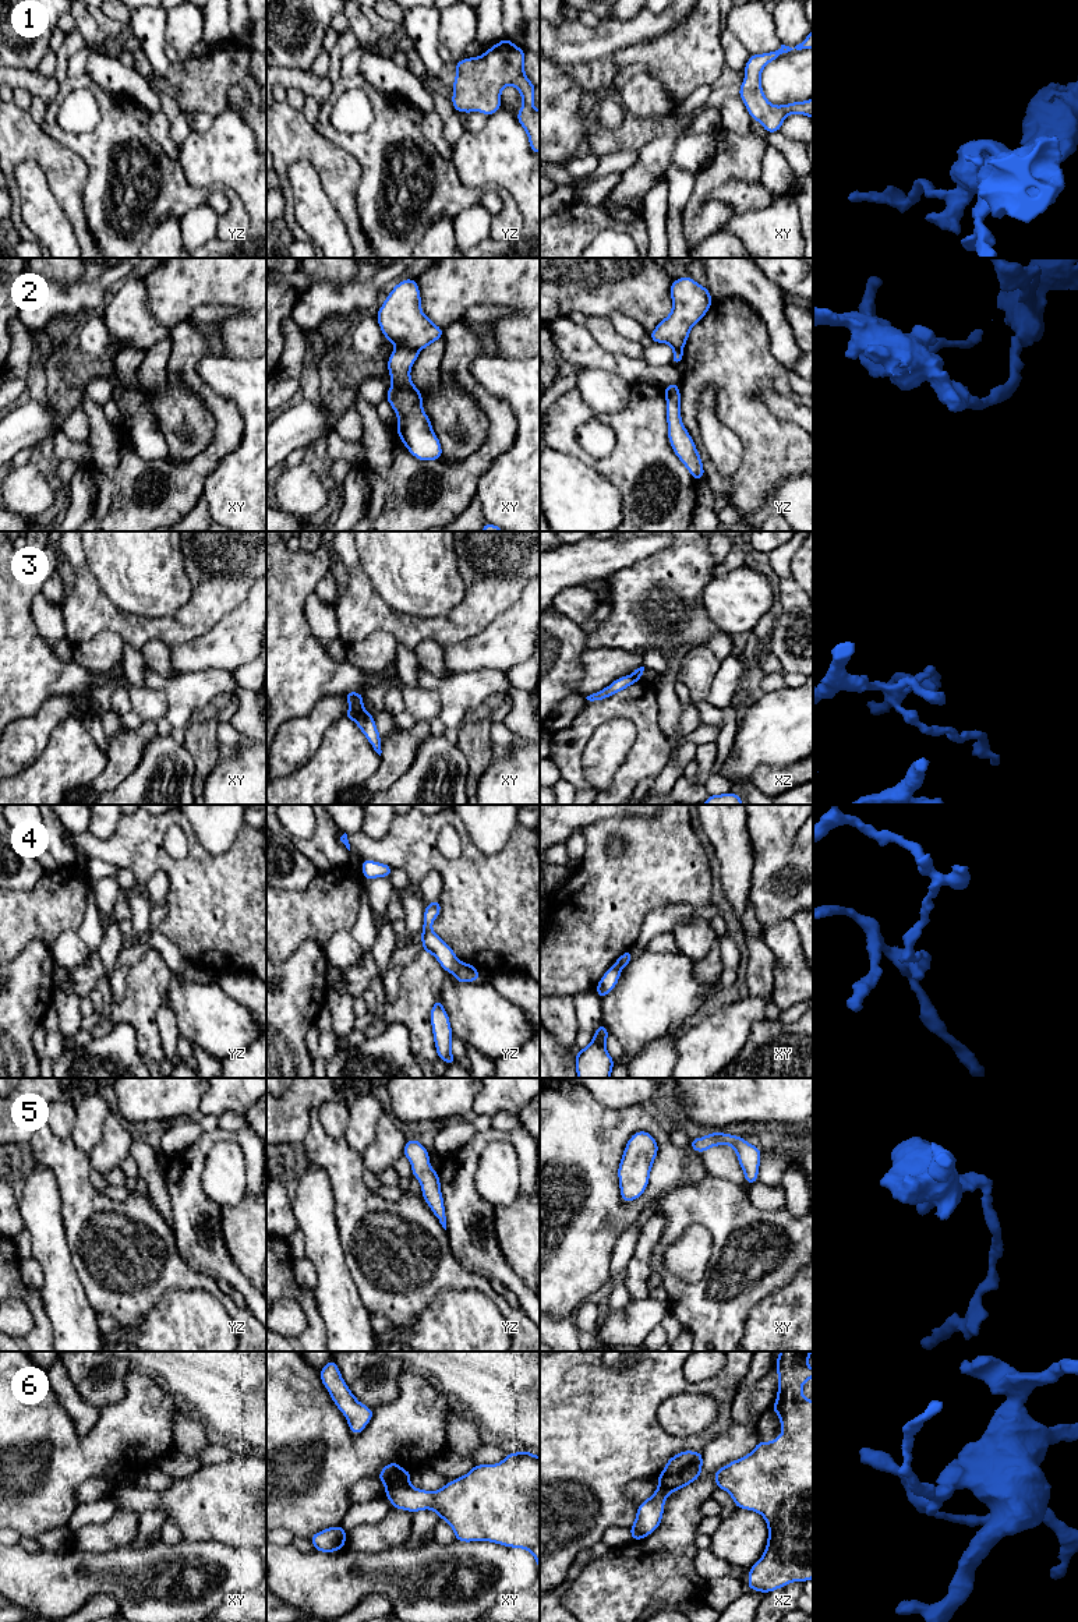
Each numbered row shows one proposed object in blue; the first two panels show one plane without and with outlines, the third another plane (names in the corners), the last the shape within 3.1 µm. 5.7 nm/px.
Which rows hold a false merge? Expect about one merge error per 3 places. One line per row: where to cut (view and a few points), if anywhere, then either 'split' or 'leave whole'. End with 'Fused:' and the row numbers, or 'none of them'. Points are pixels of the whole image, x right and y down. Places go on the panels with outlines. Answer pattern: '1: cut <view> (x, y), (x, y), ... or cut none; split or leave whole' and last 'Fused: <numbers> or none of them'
1: cut none; leave whole
2: cut xy (398, 345), (419, 352); split
3: cut xy (363, 709), (354, 720); split
4: cut yz (462, 963), (453, 972); split
5: cut none; leave whole
6: cut xy (407, 1483), (385, 1487); split
Fused: 2, 3, 4, 6

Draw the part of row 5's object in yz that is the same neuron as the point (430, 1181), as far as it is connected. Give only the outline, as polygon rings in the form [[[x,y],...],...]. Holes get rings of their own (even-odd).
[[[417,1138],[406,1141],[403,1155],[411,1163],[413,1177],[421,1184],[421,1194],[434,1212],[442,1227],[446,1230],[446,1216],[443,1197],[441,1192],[441,1181],[436,1169],[430,1166],[430,1155]]]

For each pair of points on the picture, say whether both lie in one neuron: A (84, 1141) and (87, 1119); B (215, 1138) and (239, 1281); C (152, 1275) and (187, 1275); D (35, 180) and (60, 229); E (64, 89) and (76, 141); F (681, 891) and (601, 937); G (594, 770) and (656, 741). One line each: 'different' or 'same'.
A: same
B: same
C: same
D: same
E: same
F: same
G: different

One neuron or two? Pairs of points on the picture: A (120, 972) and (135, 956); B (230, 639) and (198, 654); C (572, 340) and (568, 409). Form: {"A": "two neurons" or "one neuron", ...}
{"A": "one neuron", "B": "one neuron", "C": "two neurons"}

